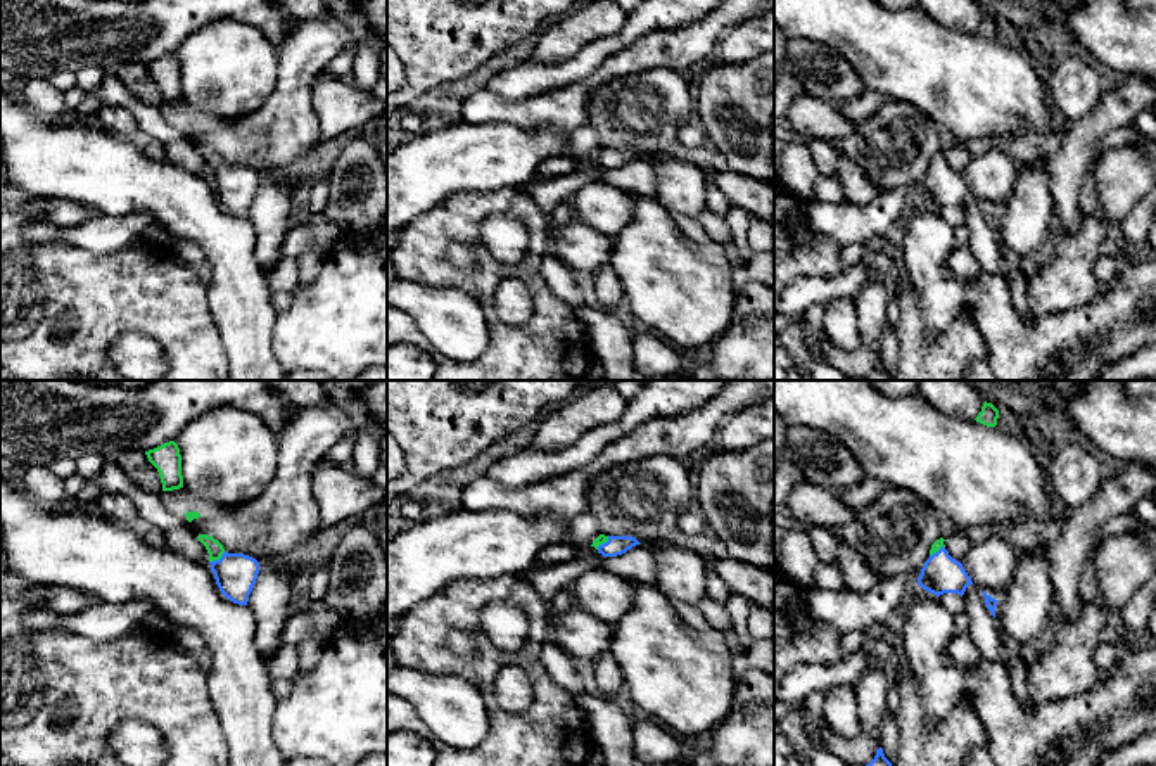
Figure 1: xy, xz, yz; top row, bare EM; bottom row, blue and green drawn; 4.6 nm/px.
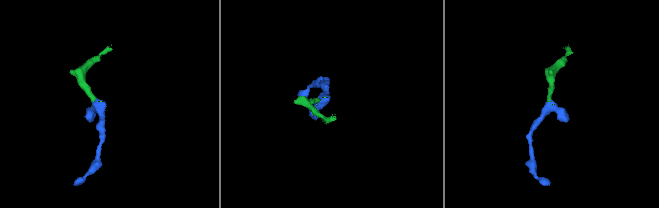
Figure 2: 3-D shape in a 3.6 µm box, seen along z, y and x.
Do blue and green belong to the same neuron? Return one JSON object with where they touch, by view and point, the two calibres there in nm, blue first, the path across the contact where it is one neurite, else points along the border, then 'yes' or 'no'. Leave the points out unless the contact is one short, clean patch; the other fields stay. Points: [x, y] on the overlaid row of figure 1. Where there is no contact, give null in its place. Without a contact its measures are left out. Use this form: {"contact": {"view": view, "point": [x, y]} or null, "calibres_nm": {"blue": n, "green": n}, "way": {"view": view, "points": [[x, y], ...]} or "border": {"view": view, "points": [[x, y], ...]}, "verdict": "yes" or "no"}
{"contact": {"view": "xy", "point": [216, 561]}, "calibres_nm": {"blue": 200, "green": 80}, "way": {"view": "xy", "points": [[235, 574], [216, 561], [215, 548]]}, "verdict": "yes"}

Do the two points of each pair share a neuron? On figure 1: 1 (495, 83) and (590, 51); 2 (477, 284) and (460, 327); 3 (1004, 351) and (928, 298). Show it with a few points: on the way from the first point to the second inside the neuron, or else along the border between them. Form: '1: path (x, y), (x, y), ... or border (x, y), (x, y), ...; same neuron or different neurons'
1: path (519, 83), (567, 71); same neuron
2: border (432, 287), (467, 291), (481, 306), (488, 332); different neurons
3: border (965, 284), (970, 305); different neurons

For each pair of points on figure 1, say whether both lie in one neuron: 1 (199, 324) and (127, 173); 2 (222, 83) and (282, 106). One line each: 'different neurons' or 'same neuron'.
1: different neurons
2: different neurons

